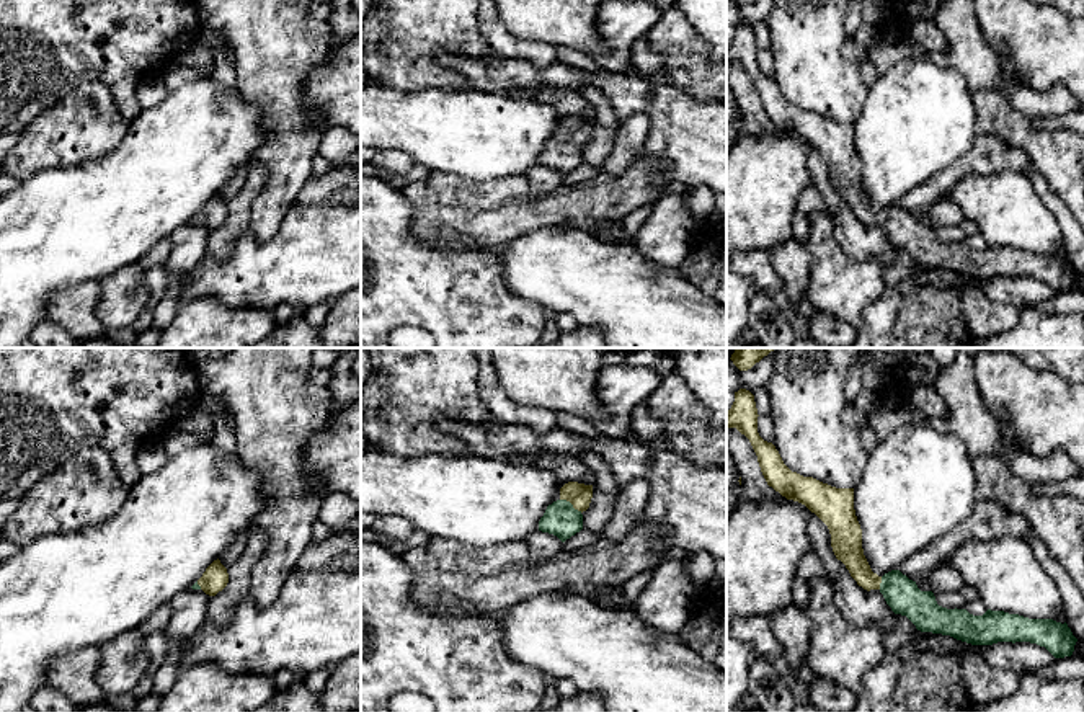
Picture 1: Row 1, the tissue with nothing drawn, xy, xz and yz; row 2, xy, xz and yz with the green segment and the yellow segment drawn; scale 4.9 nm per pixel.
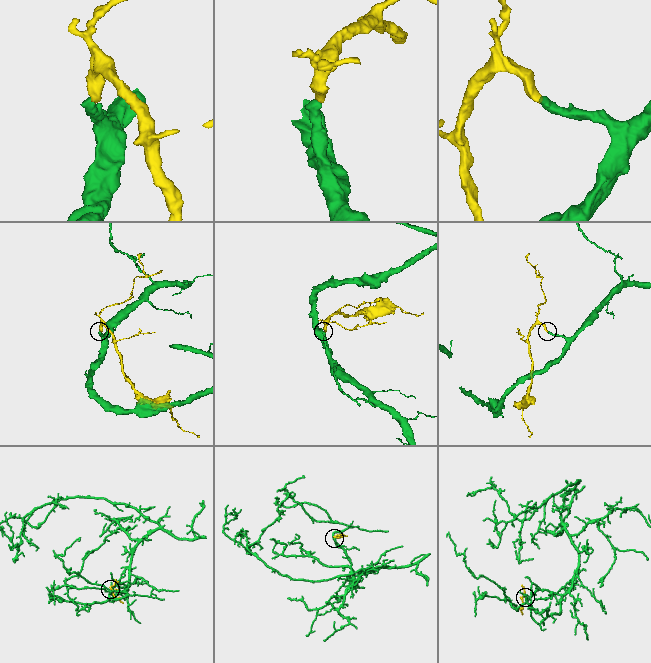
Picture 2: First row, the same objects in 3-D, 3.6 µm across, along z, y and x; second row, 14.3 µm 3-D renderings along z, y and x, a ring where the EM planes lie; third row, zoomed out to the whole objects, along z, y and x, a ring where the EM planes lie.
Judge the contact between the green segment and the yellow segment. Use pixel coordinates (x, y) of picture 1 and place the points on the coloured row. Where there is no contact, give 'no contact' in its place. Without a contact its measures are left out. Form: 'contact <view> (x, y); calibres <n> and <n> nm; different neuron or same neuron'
contact xz (572, 505); calibres 170 and 120 nm; same neuron

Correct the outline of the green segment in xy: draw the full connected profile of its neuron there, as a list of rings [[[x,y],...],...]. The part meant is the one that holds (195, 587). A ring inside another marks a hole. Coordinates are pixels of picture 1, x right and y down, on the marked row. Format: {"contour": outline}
{"contour": [[[214,560],[202,576],[191,586],[193,590],[202,590],[209,596],[215,596],[222,591],[229,583],[227,568],[220,563],[220,560]]]}

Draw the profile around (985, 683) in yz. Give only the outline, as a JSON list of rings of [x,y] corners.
[[[971,643],[960,656],[960,670],[966,691],[975,704],[1009,697],[1020,683],[1017,673],[991,666]]]

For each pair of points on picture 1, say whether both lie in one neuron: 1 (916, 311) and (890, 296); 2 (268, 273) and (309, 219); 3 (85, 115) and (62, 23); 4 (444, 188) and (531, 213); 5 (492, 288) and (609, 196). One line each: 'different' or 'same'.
1: different
2: same
3: different
4: same
5: different

